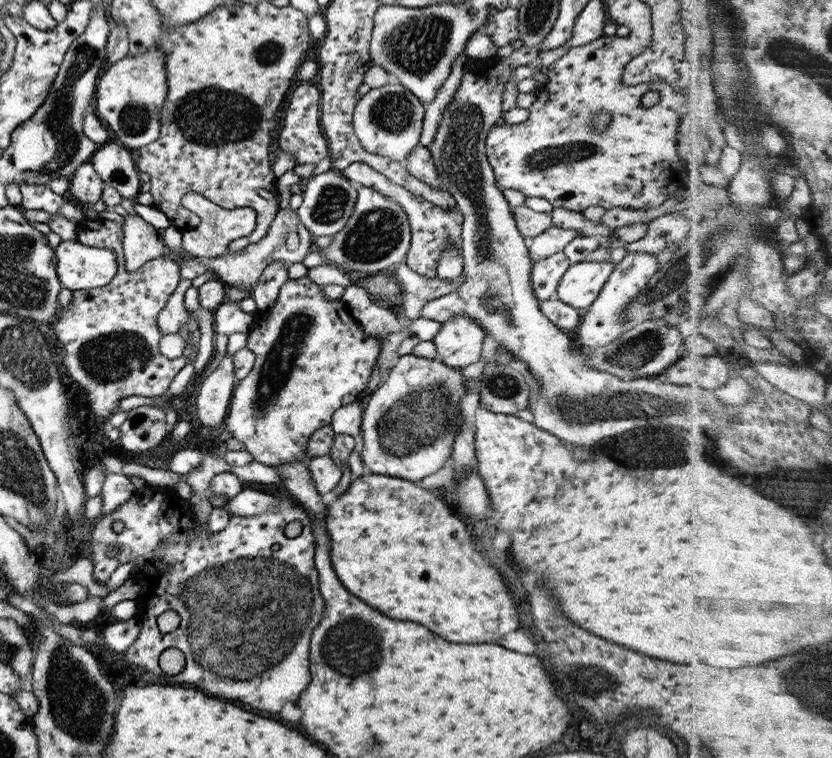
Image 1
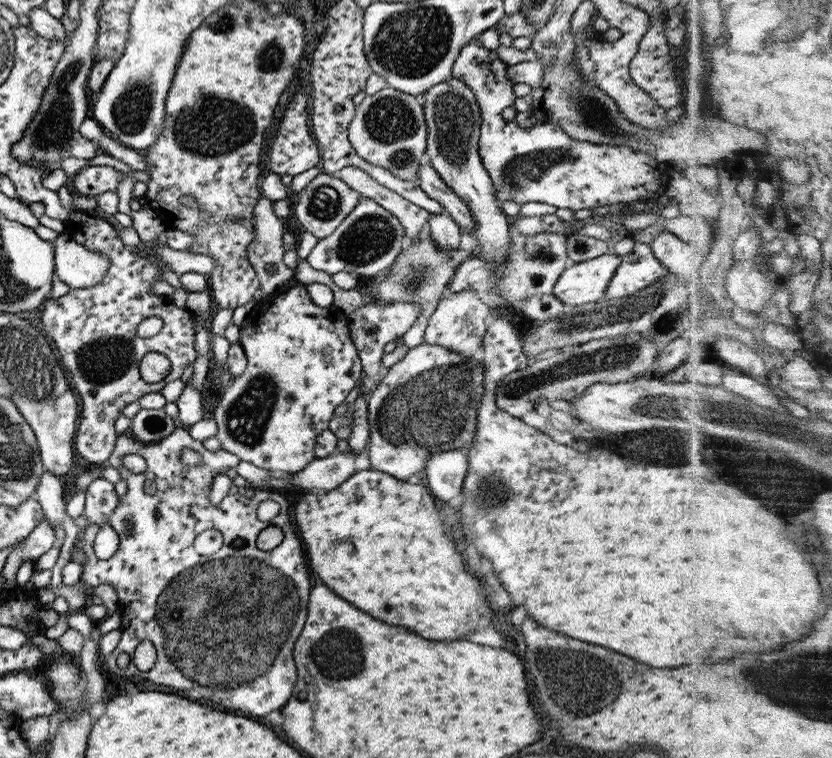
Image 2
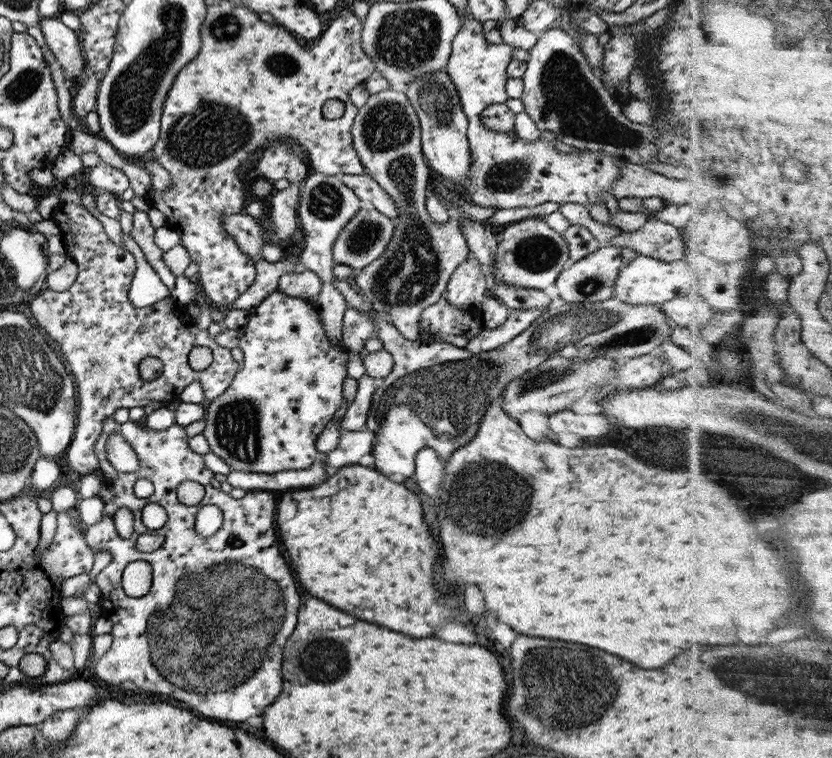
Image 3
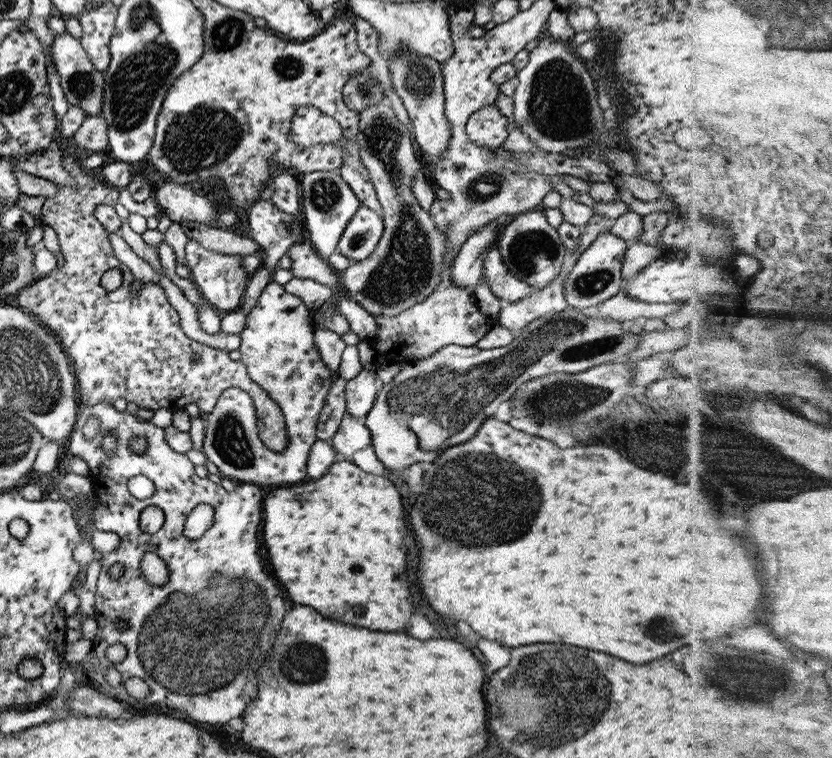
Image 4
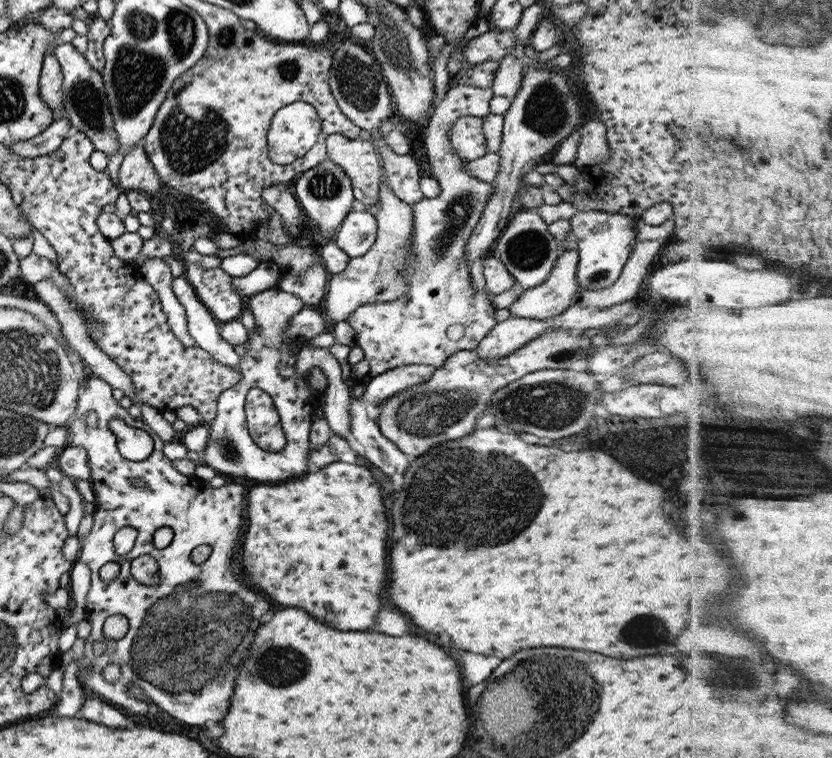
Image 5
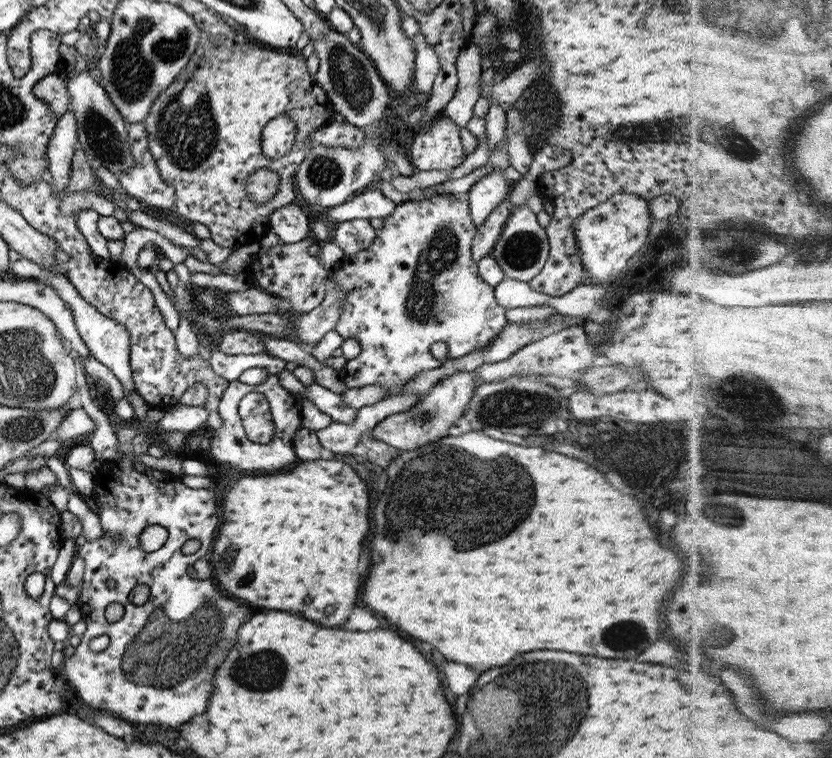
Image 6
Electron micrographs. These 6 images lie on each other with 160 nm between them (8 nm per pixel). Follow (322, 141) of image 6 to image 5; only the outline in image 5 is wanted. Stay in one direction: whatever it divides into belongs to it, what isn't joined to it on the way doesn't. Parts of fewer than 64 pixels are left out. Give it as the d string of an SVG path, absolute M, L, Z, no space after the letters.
M330 133L323 140L326 146L326 158L340 166L349 177L354 201L365 207L378 203L378 186L383 180L383 173L380 165L381 158L379 158L379 152L375 146L364 136L349 139L341 134Z

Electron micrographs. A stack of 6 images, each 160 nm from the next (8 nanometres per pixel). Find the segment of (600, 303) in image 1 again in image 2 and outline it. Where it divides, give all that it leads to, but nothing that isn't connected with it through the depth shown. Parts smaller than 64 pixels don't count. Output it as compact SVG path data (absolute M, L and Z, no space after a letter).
M635 242L627 254L620 256L619 264L607 283L601 300L607 301L629 296L637 290L657 282L666 273L667 270L653 256L648 245Z

